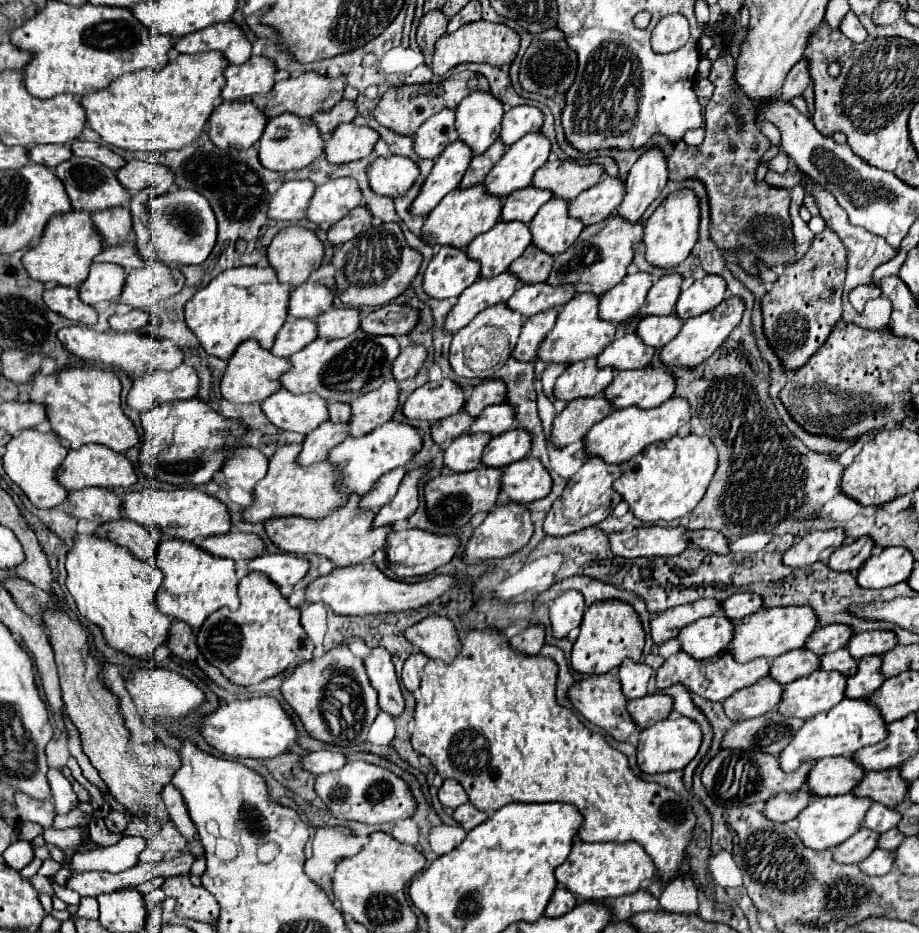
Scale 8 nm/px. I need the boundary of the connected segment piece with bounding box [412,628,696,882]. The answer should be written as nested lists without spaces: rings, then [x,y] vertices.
[[[482,628],[482,630],[470,630],[468,636],[462,640],[460,652],[458,656],[452,660],[452,664],[444,662],[444,660],[428,660],[428,664],[424,666],[424,674],[422,674],[422,682],[420,682],[420,690],[418,690],[418,700],[416,700],[416,714],[414,714],[414,732],[412,732],[412,746],[418,754],[428,756],[434,762],[434,768],[438,774],[442,774],[444,778],[454,778],[462,784],[462,788],[466,790],[470,802],[484,810],[484,812],[492,812],[498,810],[510,802],[570,802],[576,804],[576,808],[582,812],[584,822],[582,828],[578,830],[578,836],[584,842],[626,842],[626,840],[636,840],[638,844],[644,846],[644,850],[650,854],[652,862],[658,868],[658,876],[662,878],[662,882],[672,880],[674,876],[680,874],[680,860],[684,856],[684,850],[690,842],[690,832],[696,824],[696,816],[692,812],[692,806],[688,800],[684,800],[682,796],[678,796],[674,790],[662,788],[656,782],[644,782],[642,778],[638,778],[630,764],[628,758],[612,748],[602,734],[588,730],[578,718],[576,714],[566,708],[560,706],[556,700],[556,678],[558,678],[558,664],[552,658],[546,658],[542,654],[522,654],[520,650],[516,652],[508,638],[502,636],[502,630],[492,630],[492,628]]]

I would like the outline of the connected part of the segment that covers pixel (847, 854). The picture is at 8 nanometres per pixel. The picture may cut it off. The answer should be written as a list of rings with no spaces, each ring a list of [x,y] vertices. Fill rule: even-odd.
[[[862,828],[858,834],[854,834],[850,840],[842,842],[840,846],[836,846],[834,850],[834,858],[840,864],[858,864],[862,860],[866,860],[878,846],[880,834],[868,828]]]

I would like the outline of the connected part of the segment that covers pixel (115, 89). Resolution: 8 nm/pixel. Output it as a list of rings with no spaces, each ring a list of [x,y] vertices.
[[[210,50],[206,54],[178,54],[158,72],[148,68],[118,76],[108,88],[82,98],[86,122],[104,142],[122,150],[180,150],[194,142],[208,124],[224,88],[226,66],[222,52]]]

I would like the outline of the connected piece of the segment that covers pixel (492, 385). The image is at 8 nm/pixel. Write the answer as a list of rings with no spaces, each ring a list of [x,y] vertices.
[[[484,380],[480,382],[472,396],[466,400],[466,412],[470,416],[478,416],[486,406],[506,402],[506,382],[504,380]]]

